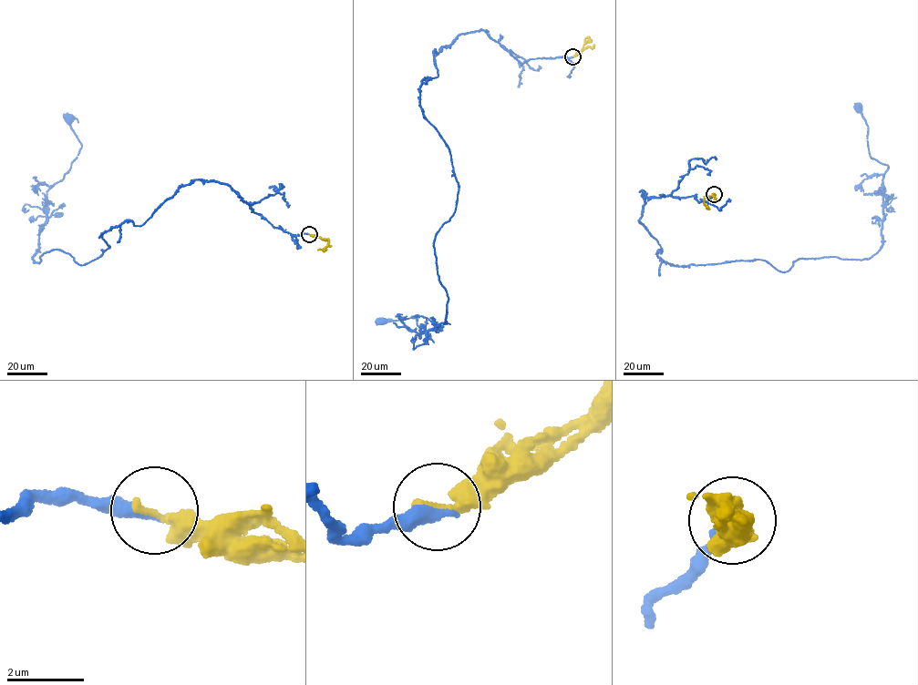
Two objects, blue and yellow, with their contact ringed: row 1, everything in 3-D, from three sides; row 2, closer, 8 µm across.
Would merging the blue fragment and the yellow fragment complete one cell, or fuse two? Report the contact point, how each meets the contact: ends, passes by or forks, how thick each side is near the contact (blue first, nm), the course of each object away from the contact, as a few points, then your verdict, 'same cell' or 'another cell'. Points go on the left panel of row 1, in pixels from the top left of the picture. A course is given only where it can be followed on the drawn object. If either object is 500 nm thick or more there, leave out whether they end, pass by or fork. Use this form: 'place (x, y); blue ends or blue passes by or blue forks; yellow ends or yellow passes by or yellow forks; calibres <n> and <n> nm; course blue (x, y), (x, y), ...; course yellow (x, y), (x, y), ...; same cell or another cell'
place (309, 234); blue ends; yellow ends; calibres 380 and 360 nm; course blue (309, 234), (197, 179), (141, 225), (100, 234), (109, 247), (89, 262), (56, 250), (34, 263), (78, 122); course yellow (309, 234), (328, 240), (325, 249), (317, 250); same cell

